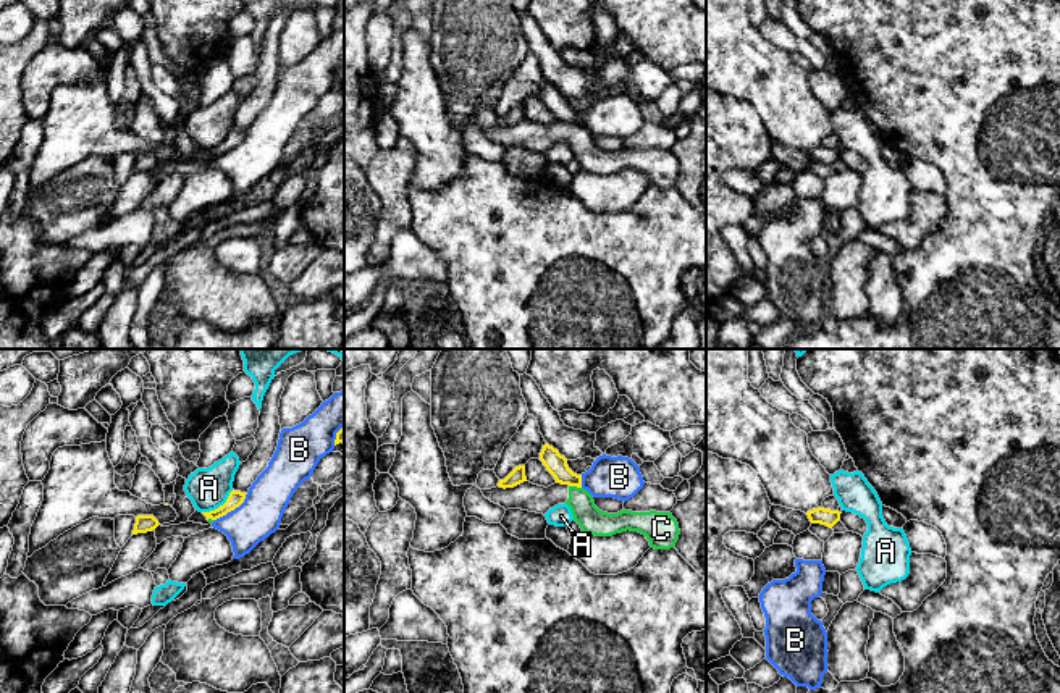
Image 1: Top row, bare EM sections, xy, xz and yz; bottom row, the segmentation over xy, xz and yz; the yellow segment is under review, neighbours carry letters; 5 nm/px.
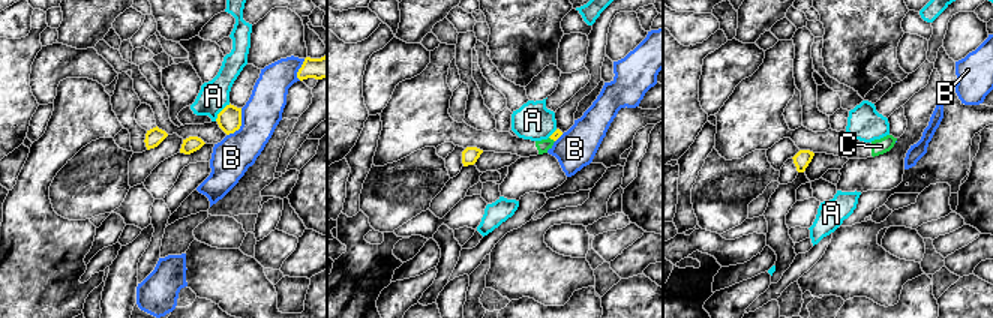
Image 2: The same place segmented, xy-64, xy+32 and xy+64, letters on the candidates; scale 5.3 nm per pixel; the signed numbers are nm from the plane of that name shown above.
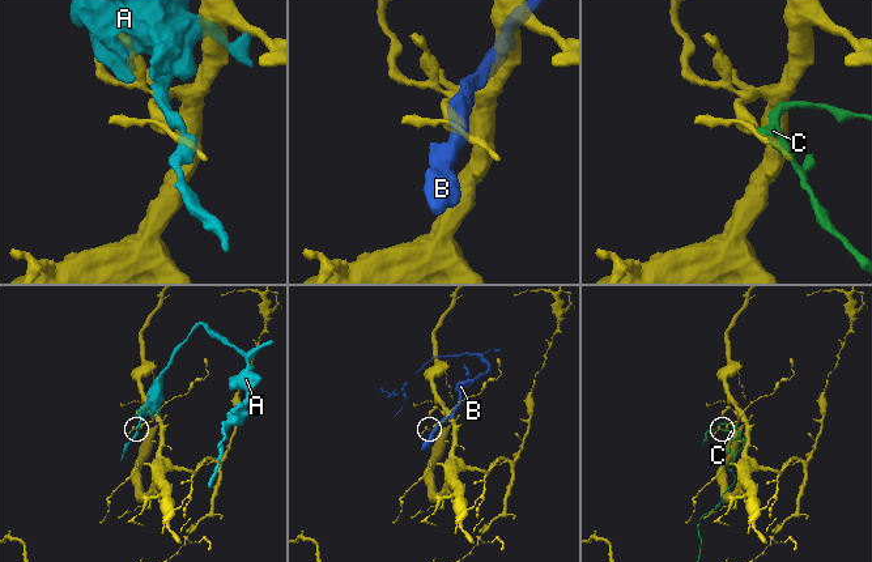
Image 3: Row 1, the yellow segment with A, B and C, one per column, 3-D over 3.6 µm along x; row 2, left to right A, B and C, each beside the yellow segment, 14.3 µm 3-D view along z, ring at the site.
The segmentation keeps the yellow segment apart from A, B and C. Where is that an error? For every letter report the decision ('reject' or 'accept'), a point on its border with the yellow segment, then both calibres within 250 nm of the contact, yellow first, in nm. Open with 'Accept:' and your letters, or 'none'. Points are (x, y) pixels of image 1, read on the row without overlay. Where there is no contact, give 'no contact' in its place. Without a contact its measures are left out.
Accept: none
A: reject | xy (220, 144) | 80/200 nm
B: reject | xy (231, 147) | 80/220 nm
C: reject | xz (576, 123) | 110/130 nm

